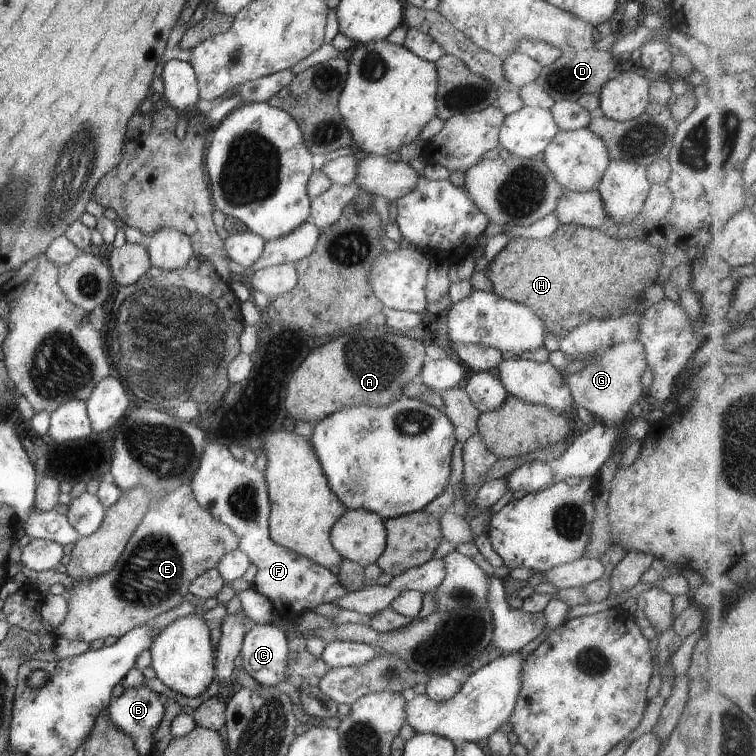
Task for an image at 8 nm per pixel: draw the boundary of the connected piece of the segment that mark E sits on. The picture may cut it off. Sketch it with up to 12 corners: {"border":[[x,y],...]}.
{"border":[[189,484],[157,496],[113,568],[63,590],[54,636],[123,636],[238,548]]}

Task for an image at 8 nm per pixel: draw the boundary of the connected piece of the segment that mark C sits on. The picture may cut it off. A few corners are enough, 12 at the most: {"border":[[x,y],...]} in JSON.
{"border":[[254,623],[238,664],[259,687],[285,680],[287,638]]}

